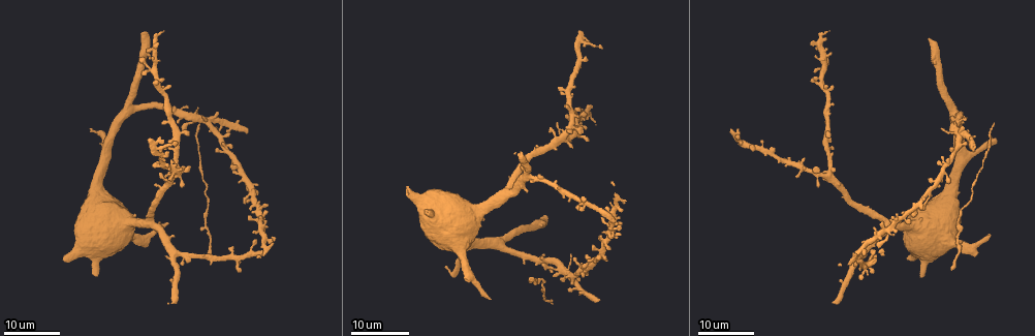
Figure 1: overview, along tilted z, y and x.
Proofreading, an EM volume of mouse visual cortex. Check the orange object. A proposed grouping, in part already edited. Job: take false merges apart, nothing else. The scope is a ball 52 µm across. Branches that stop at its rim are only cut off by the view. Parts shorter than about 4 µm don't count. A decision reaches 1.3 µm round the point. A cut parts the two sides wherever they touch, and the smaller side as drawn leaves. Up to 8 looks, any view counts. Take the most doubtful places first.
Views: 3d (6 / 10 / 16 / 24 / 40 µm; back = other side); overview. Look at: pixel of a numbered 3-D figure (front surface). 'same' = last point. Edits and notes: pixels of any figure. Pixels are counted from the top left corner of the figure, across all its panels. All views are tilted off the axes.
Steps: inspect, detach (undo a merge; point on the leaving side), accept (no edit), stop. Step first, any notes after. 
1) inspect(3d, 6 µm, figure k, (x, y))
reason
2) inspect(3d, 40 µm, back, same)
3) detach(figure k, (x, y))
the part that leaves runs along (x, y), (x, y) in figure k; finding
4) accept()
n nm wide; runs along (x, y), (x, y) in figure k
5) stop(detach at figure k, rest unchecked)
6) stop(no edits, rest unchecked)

inspect(3d, 24 µm, figure 1, (971, 153))

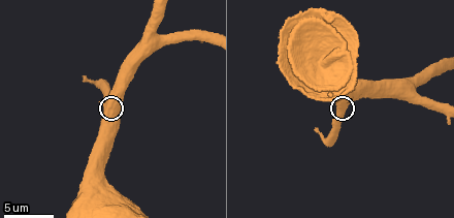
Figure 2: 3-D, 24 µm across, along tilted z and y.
inspect(3d, 6 µm, same)

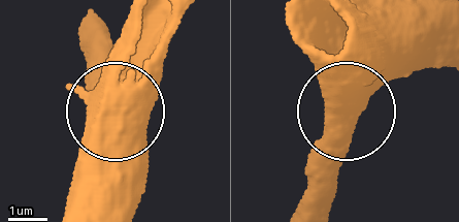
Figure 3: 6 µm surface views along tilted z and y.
accept()
all the same cell

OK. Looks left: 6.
inspect(3d, 10 µm, figure 2, (144, 35))

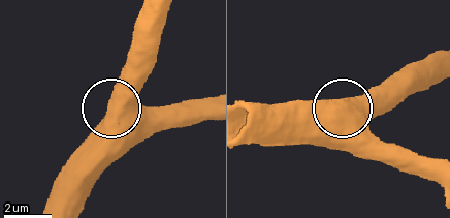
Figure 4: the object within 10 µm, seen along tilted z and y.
accept()
side arm 15 µm; all the same cell

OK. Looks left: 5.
inspect(3d, 24 µm, figure 1, (176, 256))

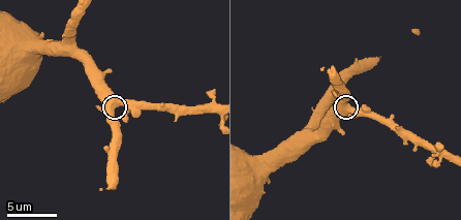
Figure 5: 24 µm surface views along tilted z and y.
inspect(3d, 10 µm, figure 5, (349, 109))
zoom in

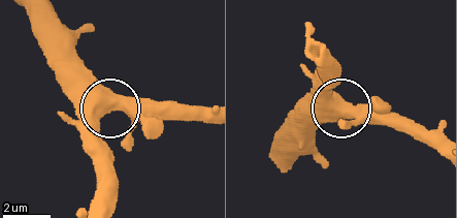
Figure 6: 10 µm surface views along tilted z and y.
accept()
590 nm wide; one cell here

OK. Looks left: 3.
inspect(3d, 16 µm, figure 1, (826, 65))
four arms meet

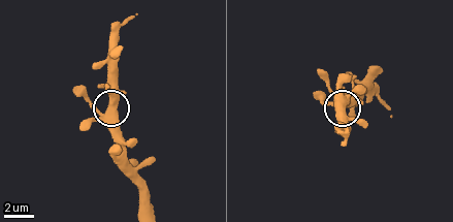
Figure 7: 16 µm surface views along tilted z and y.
inspect(3d, 10 µm, figure 7, (107, 111))

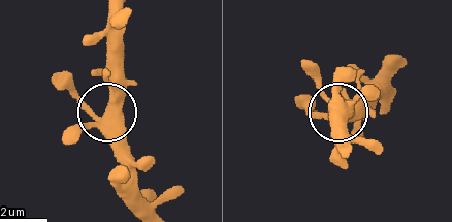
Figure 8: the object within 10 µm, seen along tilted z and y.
accept()
4 arms; all the same cell

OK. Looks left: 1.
stop(no edits, rest unchecked)

